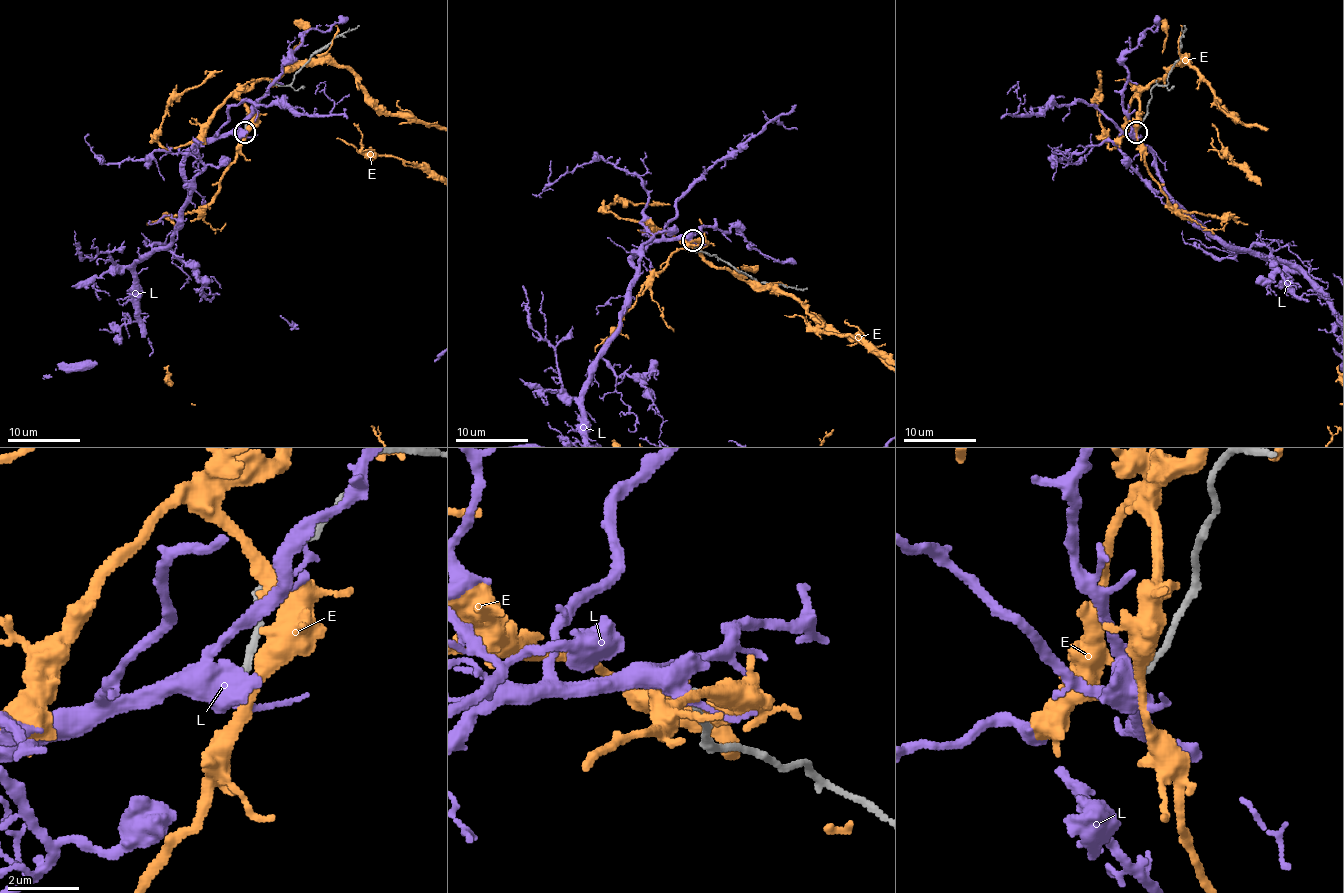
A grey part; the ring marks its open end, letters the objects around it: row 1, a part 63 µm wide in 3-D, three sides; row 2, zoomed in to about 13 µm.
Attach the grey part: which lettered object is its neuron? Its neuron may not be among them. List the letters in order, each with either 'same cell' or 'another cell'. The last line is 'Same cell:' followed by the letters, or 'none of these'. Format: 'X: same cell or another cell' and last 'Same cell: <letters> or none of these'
E: another cell
L: another cell
Same cell: none of these

